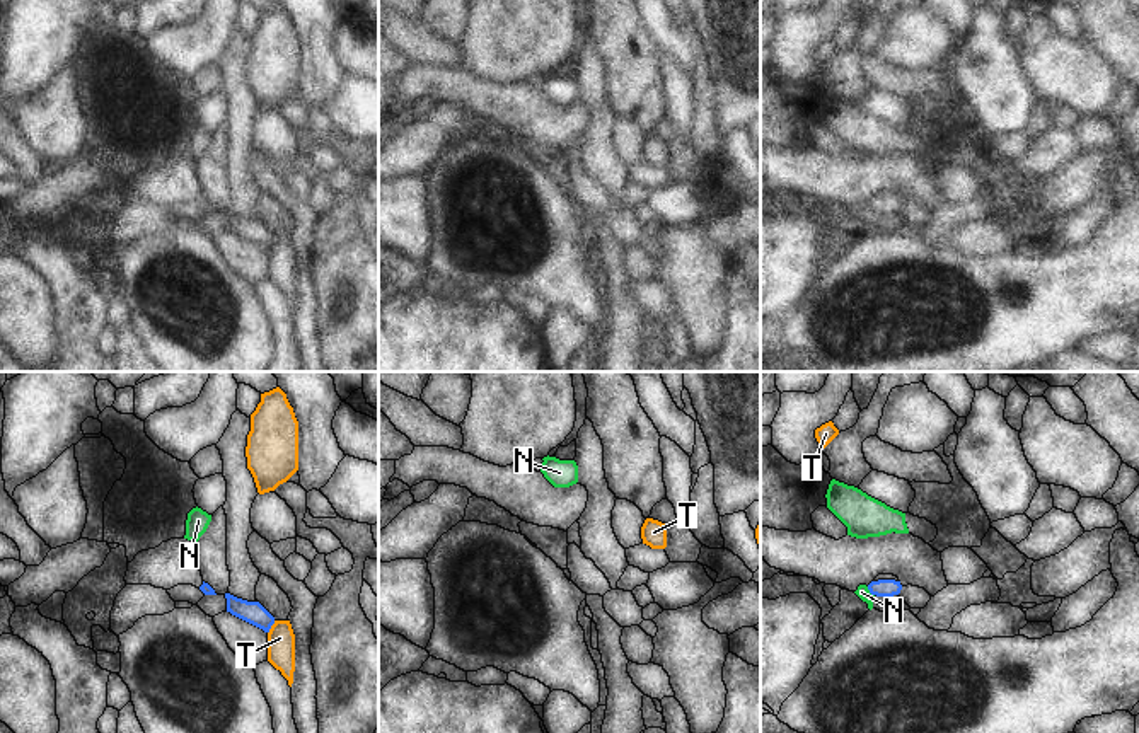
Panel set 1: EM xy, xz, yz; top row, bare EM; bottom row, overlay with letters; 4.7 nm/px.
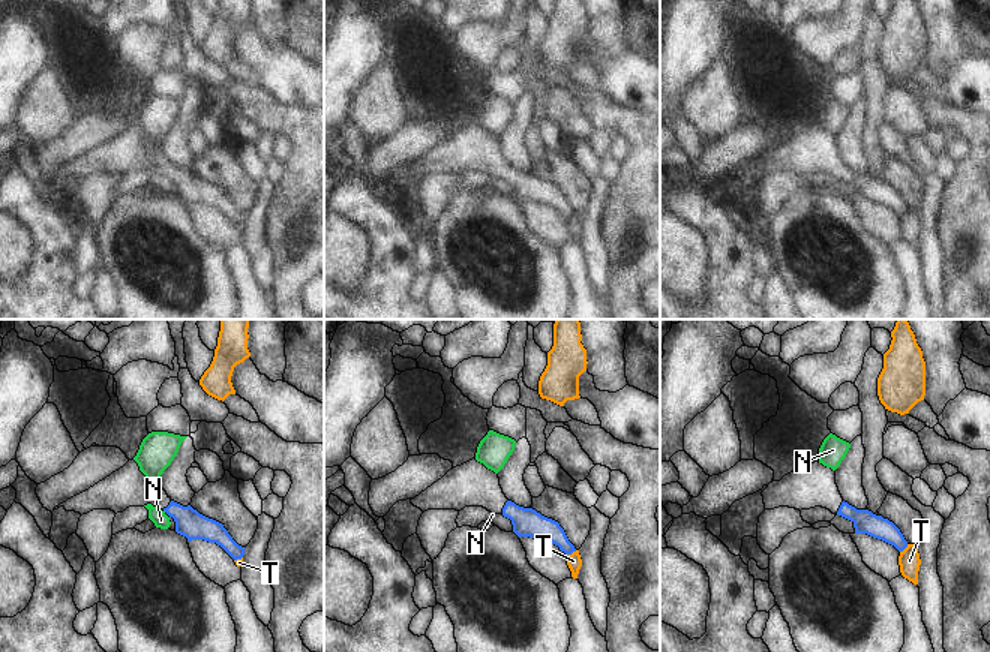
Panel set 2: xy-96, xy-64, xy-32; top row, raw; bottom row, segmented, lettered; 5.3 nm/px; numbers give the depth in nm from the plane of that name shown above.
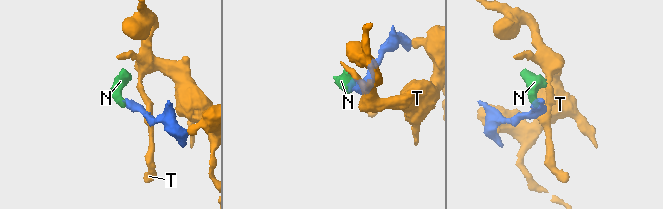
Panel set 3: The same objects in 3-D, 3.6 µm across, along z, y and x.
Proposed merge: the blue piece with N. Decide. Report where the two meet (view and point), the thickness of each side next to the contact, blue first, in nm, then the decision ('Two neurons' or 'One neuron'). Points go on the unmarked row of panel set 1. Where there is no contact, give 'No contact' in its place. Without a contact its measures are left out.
Touches blue at yz (870, 210). Thickness 80 nm (blue) against 60 nm. Two neurons.

